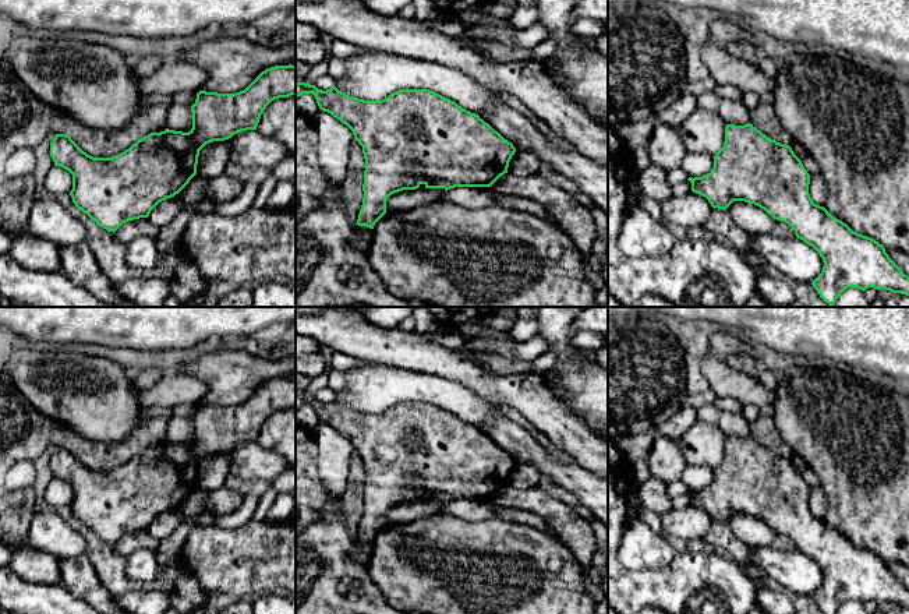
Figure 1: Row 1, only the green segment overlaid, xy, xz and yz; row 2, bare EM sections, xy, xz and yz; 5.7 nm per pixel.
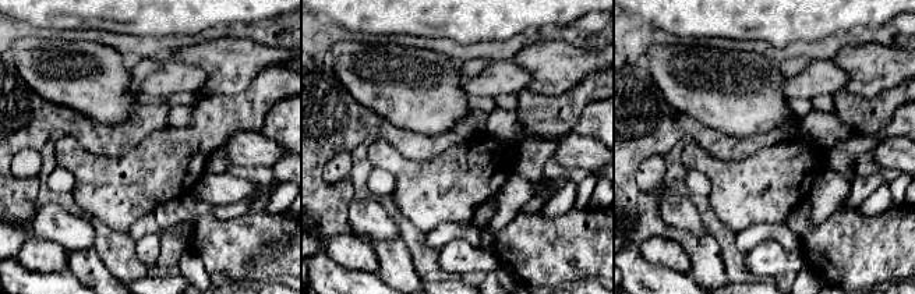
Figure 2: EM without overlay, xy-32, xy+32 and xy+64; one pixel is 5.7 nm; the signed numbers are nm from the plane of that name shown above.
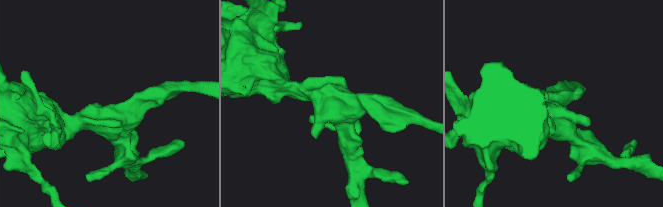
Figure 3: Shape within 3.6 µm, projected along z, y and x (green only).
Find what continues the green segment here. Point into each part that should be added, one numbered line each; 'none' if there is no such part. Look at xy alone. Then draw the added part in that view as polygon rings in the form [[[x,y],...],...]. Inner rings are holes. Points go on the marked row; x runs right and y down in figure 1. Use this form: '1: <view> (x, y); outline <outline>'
none

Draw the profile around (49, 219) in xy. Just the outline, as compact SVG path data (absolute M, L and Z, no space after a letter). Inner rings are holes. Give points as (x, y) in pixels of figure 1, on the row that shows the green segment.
M54 198L32 202L26 232L59 247L86 241L86 229Z

